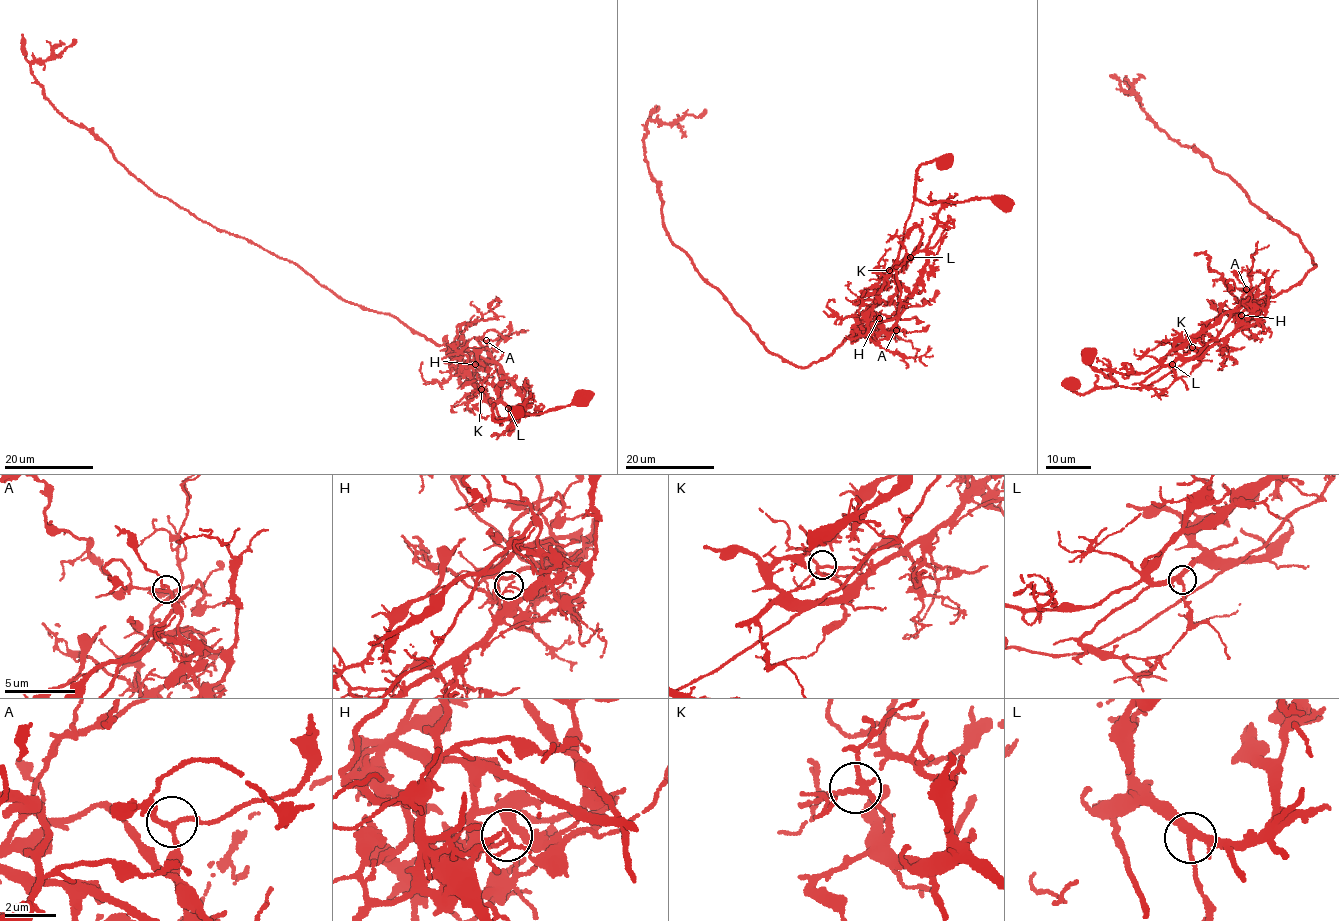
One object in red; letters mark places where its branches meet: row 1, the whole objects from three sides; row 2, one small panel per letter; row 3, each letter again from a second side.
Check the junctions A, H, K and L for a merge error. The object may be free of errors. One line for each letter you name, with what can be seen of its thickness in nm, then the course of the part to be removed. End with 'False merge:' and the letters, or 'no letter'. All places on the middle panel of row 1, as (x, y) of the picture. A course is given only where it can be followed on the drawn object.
H: calibre 120 nm; course (879, 318), (872, 309), (863, 315), (872, 332), (889, 336), (915, 174), (953, 157)
False merge: H

